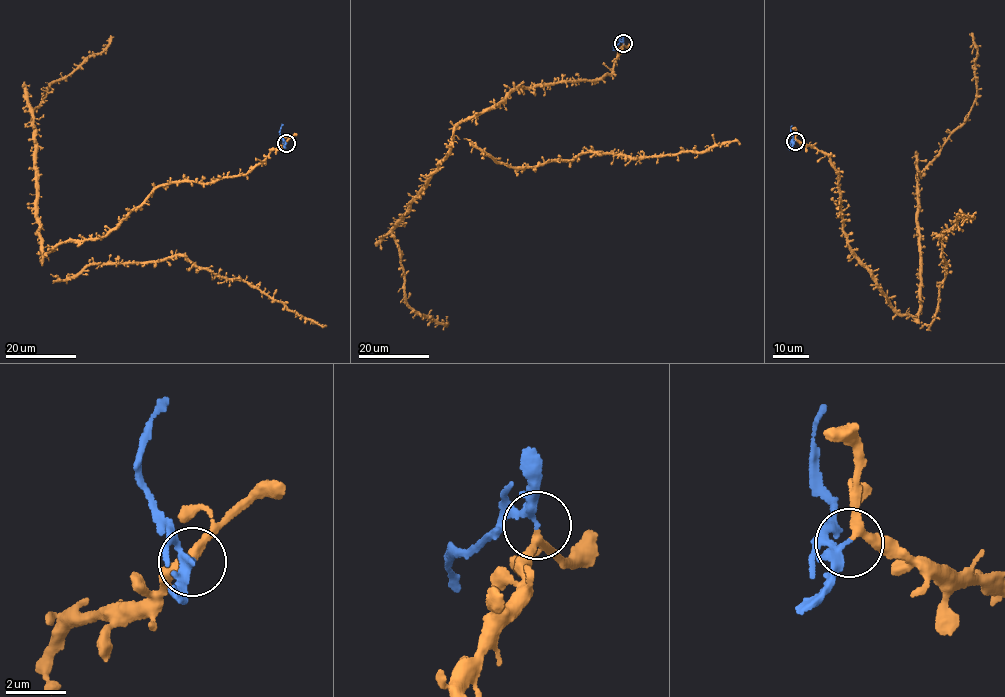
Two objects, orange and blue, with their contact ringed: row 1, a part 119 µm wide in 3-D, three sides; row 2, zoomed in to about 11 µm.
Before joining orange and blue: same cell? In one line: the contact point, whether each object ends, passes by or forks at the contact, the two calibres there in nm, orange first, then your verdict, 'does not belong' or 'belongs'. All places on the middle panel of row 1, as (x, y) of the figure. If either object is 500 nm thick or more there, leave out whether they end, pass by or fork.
place (623, 43); orange passes by; blue forks; calibres 240 and 200 nm; does not belong

